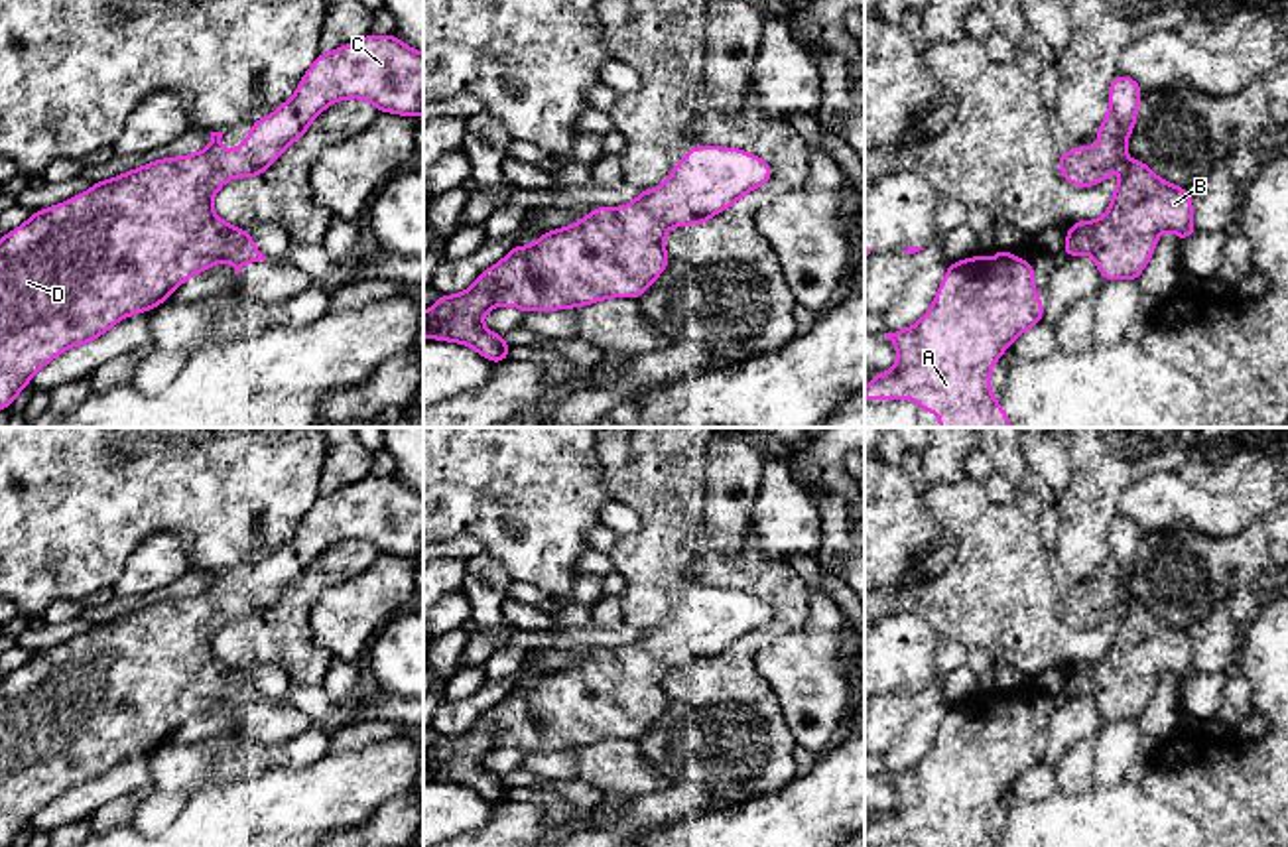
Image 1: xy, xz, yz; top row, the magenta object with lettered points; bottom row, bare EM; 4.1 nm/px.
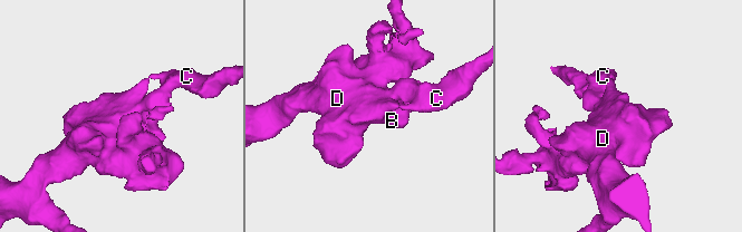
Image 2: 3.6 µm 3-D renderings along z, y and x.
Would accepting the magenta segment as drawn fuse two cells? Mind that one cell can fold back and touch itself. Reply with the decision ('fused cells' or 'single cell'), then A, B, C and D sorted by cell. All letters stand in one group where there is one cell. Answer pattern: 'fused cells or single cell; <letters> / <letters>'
single cell; A B C D

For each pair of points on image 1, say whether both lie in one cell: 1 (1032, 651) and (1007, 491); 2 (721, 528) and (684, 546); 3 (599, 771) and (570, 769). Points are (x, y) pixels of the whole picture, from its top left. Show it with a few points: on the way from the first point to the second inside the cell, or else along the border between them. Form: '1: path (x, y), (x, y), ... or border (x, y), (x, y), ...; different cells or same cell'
1: border (993, 503), (1015, 505); different cells
2: border (717, 550), (723, 558); different cells
3: border (576, 749), (578, 779); different cells

